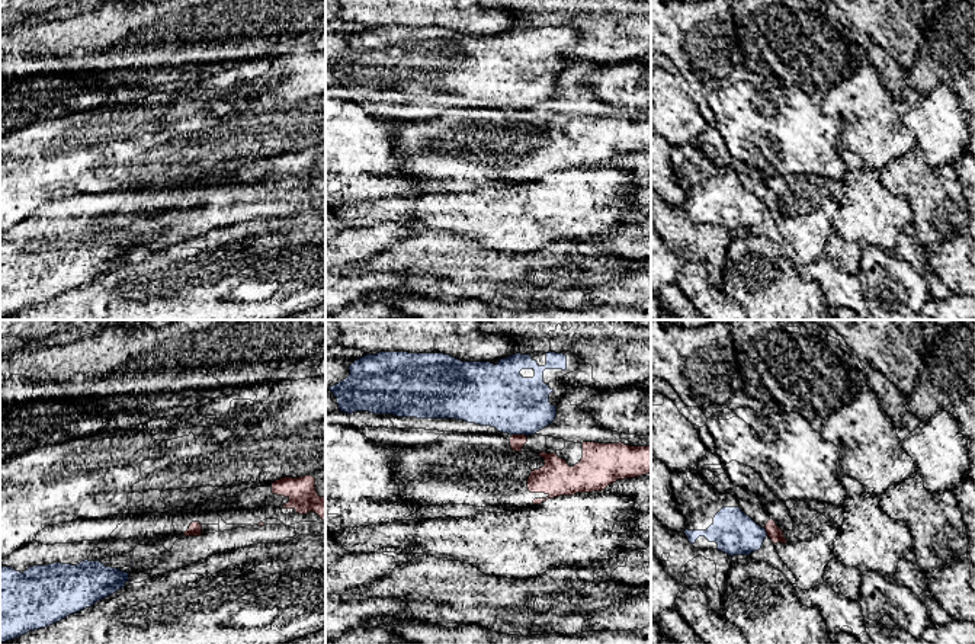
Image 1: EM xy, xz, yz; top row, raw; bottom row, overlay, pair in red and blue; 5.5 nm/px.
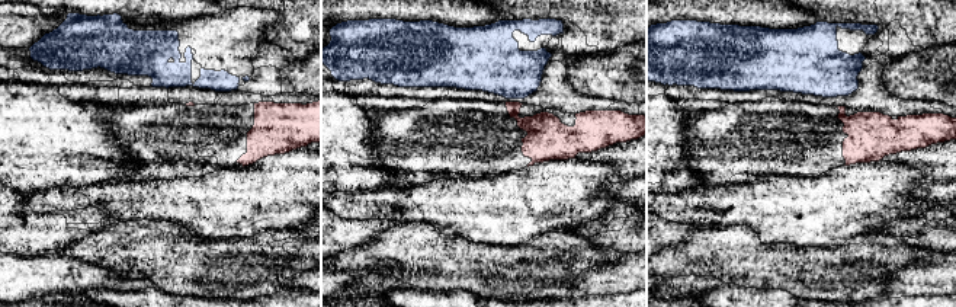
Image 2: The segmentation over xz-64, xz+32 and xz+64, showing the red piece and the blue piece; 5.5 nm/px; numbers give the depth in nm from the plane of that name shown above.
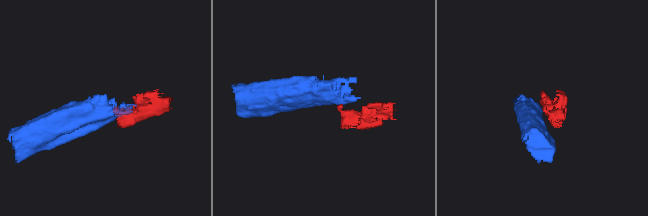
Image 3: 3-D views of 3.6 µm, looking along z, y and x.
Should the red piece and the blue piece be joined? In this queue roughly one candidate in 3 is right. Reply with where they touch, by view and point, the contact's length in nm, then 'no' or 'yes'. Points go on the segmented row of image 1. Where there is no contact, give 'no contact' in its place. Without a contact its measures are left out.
xz (519, 435) | 90 nm | no

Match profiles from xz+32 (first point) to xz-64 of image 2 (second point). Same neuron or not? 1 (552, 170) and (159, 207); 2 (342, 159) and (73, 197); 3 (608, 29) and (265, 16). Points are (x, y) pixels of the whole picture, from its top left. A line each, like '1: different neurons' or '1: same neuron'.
1: same neuron
2: different neurons
3: different neurons

